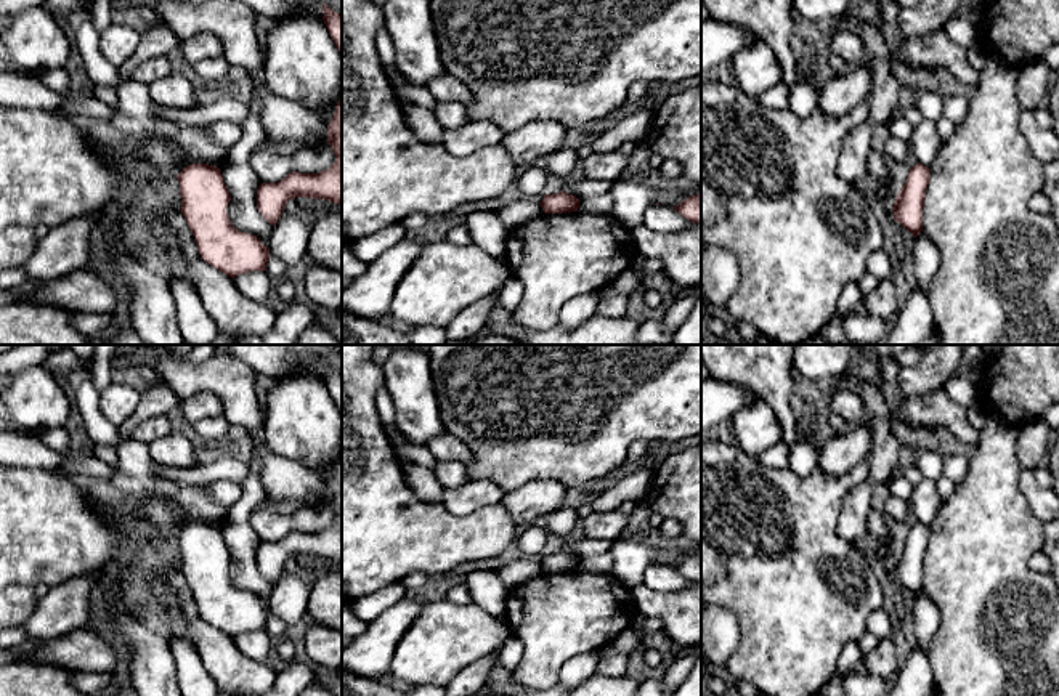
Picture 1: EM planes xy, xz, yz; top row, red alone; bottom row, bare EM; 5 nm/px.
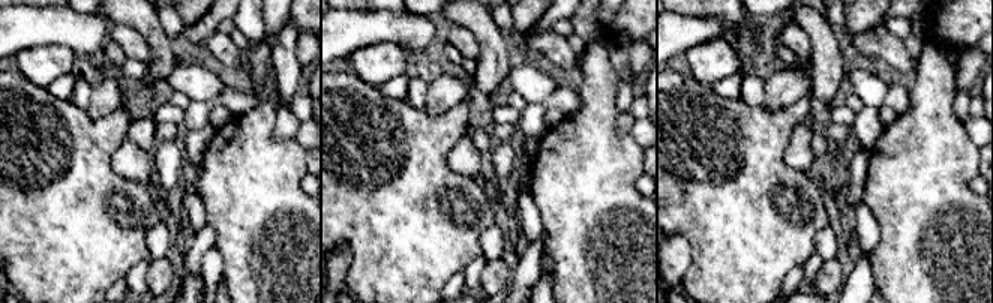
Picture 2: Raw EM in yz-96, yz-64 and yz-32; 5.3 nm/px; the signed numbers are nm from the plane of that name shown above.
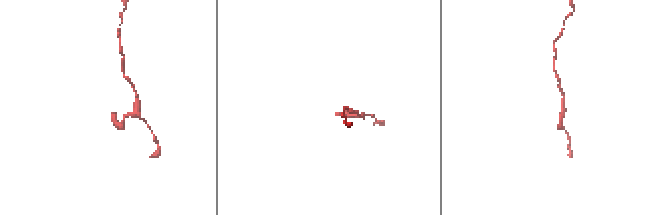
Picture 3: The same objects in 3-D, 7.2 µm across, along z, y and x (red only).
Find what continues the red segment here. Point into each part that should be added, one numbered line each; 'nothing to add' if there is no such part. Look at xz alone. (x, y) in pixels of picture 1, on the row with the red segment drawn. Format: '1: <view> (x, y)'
nothing to add

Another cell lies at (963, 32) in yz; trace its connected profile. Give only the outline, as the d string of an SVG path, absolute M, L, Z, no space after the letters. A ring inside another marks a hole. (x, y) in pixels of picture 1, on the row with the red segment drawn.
M953 18L945 24L943 30L955 43L964 50L976 42L976 24L966 19Z

